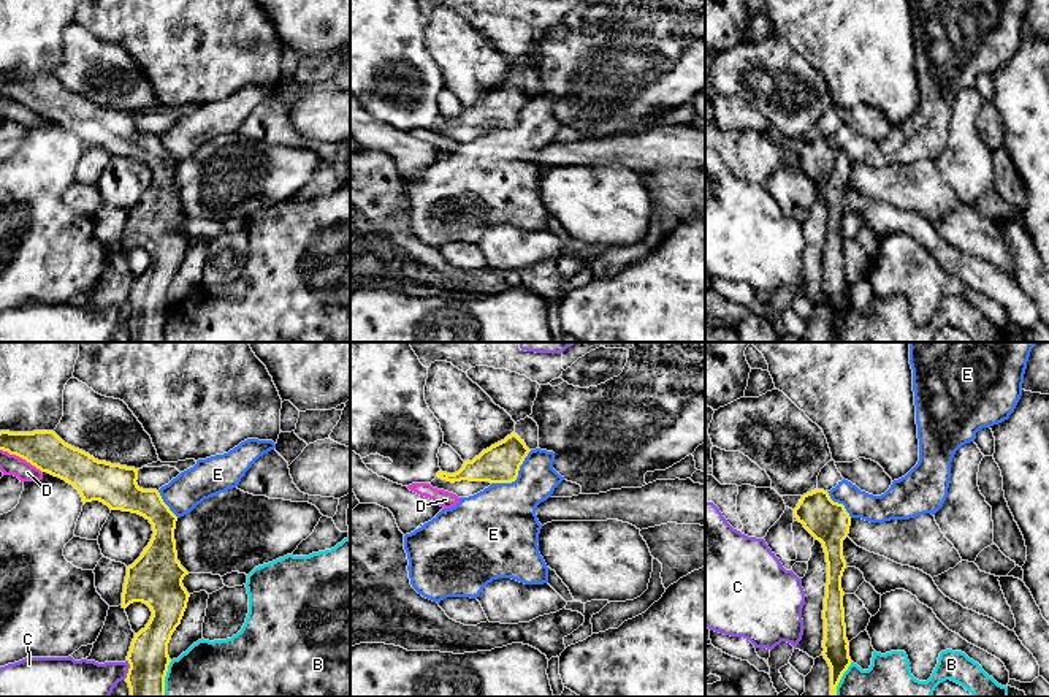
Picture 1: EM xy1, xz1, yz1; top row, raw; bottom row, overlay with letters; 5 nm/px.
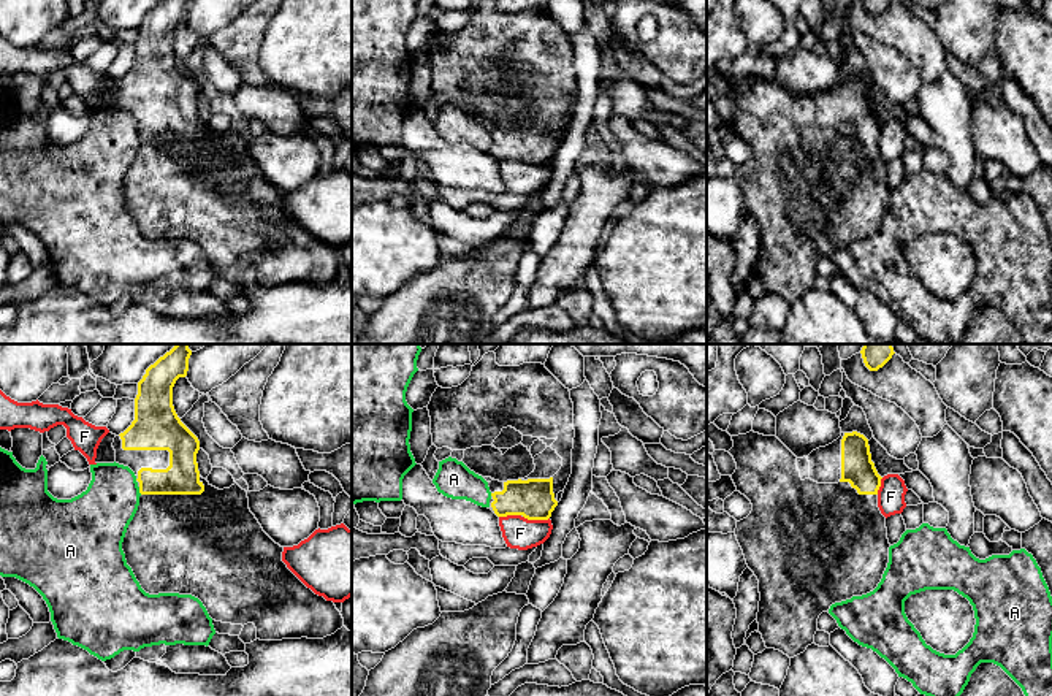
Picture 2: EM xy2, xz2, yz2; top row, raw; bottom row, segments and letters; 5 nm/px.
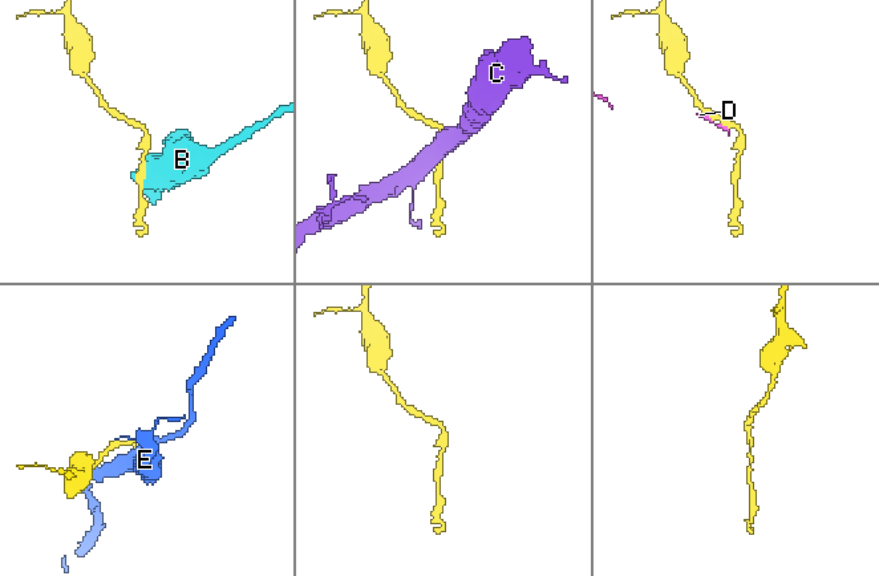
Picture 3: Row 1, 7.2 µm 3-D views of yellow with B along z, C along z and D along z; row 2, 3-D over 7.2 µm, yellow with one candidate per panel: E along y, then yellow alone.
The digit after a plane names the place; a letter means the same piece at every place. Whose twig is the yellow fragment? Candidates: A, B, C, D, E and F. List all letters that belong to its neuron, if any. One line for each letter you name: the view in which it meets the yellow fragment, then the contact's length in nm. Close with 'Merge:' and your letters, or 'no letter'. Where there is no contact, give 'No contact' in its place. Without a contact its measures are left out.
Merge: no letter

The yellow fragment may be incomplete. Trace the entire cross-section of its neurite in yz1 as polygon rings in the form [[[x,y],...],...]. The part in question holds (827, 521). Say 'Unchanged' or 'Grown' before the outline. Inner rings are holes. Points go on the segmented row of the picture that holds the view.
Unchanged. [[[814,489],[802,496],[794,516],[822,543],[827,562],[824,597],[822,656],[830,667],[830,697],[837,697],[837,686],[851,665],[849,642],[846,638],[841,577],[846,569],[843,540],[849,534],[851,516],[843,504],[833,502],[827,491]]]

